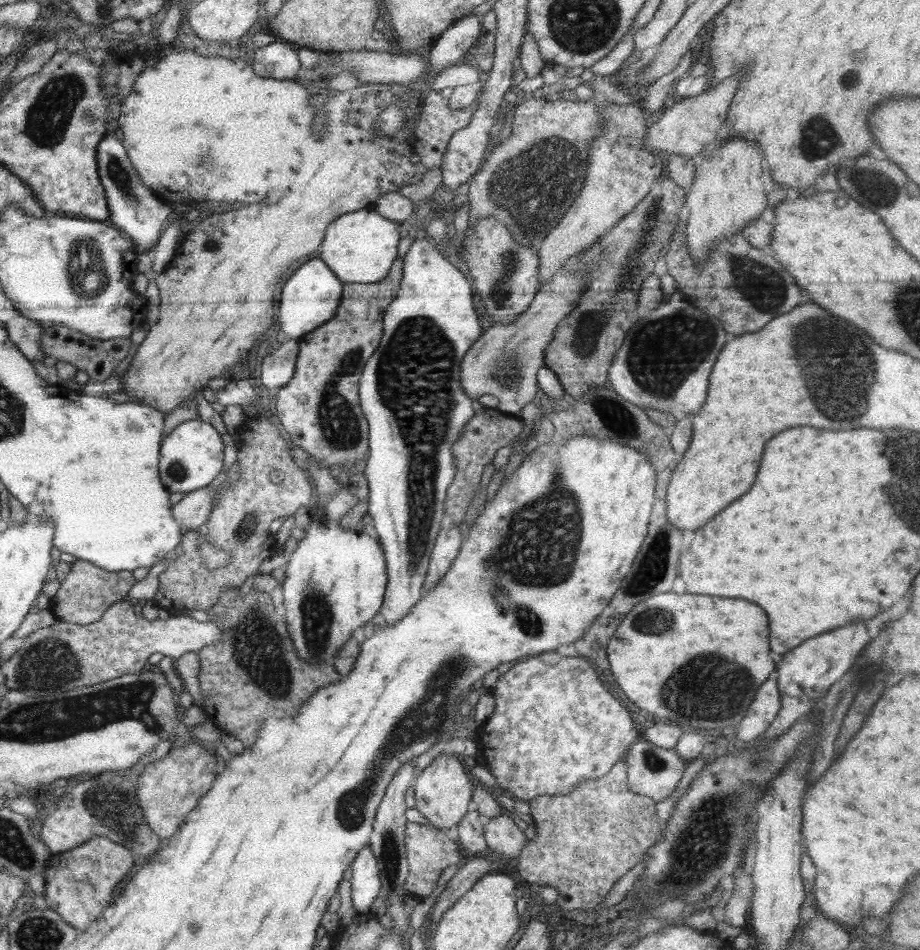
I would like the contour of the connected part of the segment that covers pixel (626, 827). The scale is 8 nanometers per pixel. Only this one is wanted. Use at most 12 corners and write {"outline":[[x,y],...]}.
{"outline":[[624,760],[528,801],[520,882],[588,911],[661,836]]}

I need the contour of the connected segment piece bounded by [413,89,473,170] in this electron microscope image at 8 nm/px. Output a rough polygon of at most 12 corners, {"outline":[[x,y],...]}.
{"outline":[[428,90],[413,132],[428,170],[439,168],[452,135],[472,111]]}

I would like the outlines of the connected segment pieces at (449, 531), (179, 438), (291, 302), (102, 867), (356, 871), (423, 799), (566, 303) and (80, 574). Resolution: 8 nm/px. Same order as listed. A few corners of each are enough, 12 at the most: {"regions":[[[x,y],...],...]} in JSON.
{"regions":[[[456,524],[438,531],[424,582],[428,593],[444,576],[463,545]],[[201,418],[161,441],[168,492],[208,486],[222,470],[220,433]],[[318,258],[284,284],[282,334],[299,339],[330,320],[343,283]],[[94,836],[53,853],[46,904],[64,922],[99,919],[134,860]],[[370,846],[349,866],[355,912],[369,912],[380,894],[380,870]],[[438,754],[414,780],[415,809],[458,825],[473,796],[458,755]],[[574,255],[528,308],[462,358],[473,400],[512,417],[533,402],[556,328],[588,291]],[[77,559],[50,599],[60,621],[91,625],[127,600],[132,571]]]}

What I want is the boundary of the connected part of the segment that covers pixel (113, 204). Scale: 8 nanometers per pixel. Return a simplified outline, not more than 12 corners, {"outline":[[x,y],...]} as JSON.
{"outline":[[119,134],[97,146],[107,222],[151,254],[173,211],[146,188]]}

